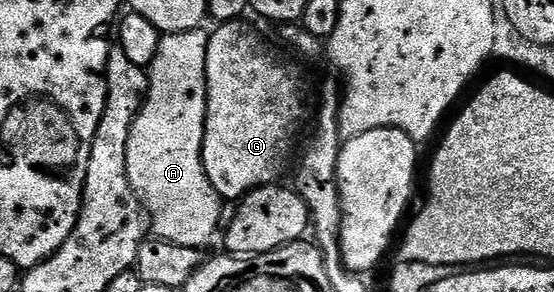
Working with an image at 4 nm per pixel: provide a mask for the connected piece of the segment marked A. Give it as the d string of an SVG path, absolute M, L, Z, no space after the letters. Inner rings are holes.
M199 28L165 35L148 67L146 101L130 129L128 136L128 158L126 171L134 195L142 203L149 225L163 242L181 246L205 247L205 242L218 230L222 218L224 199L212 188L202 163L202 145L206 127L206 61L208 60L208 40L210 34Z

